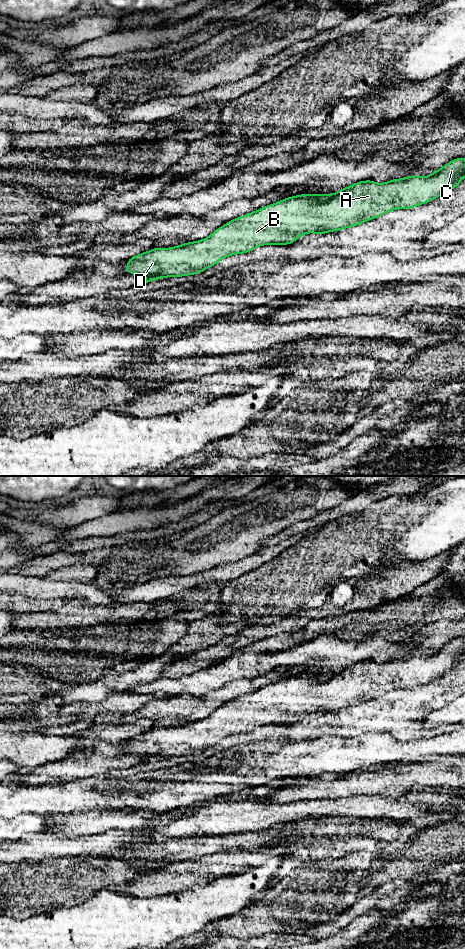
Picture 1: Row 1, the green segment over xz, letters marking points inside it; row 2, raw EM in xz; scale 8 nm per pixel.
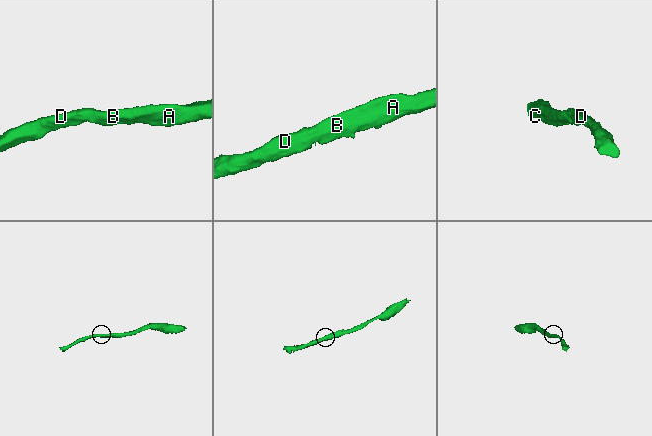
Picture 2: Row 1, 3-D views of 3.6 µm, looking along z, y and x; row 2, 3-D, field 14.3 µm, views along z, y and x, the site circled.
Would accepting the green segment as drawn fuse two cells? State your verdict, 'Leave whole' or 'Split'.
Leave whole

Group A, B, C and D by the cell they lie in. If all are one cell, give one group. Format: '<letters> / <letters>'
A B C D

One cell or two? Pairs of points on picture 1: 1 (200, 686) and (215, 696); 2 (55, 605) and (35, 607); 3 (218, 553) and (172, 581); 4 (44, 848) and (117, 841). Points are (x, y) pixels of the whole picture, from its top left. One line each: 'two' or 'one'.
1: two
2: one
3: two
4: one

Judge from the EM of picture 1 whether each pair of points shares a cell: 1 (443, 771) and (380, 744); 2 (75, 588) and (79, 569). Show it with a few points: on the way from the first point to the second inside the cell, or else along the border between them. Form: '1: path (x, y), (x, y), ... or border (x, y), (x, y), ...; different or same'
1: border (419, 760), (406, 763); different
2: border (54, 580), (91, 581); different

